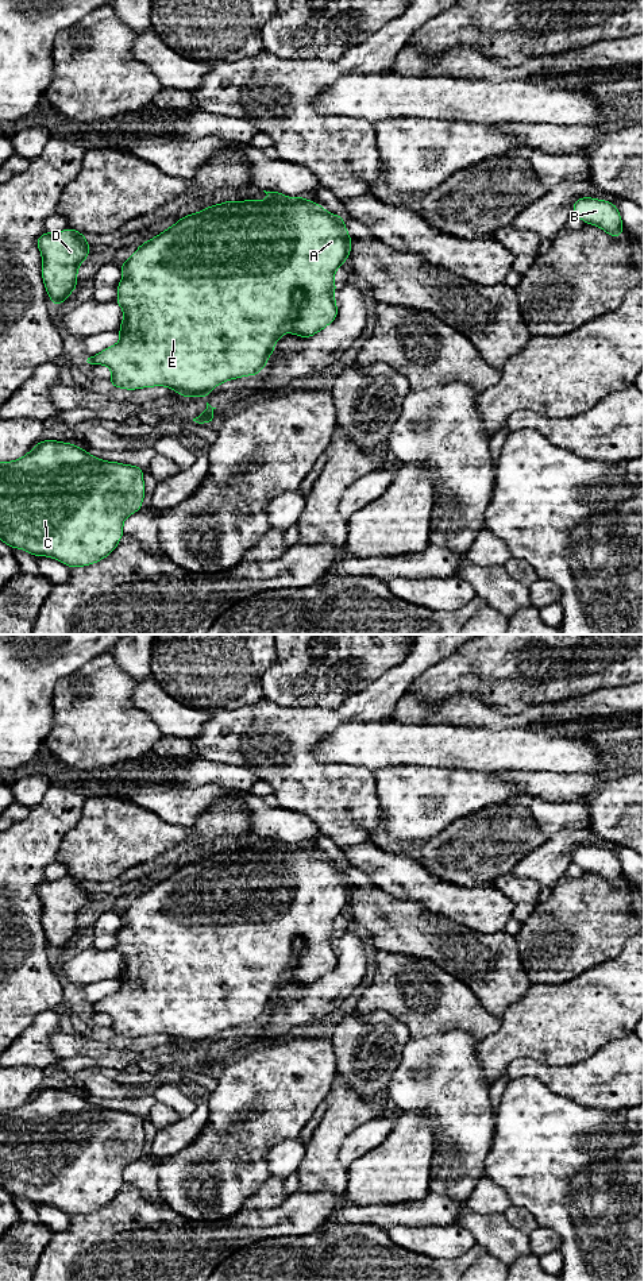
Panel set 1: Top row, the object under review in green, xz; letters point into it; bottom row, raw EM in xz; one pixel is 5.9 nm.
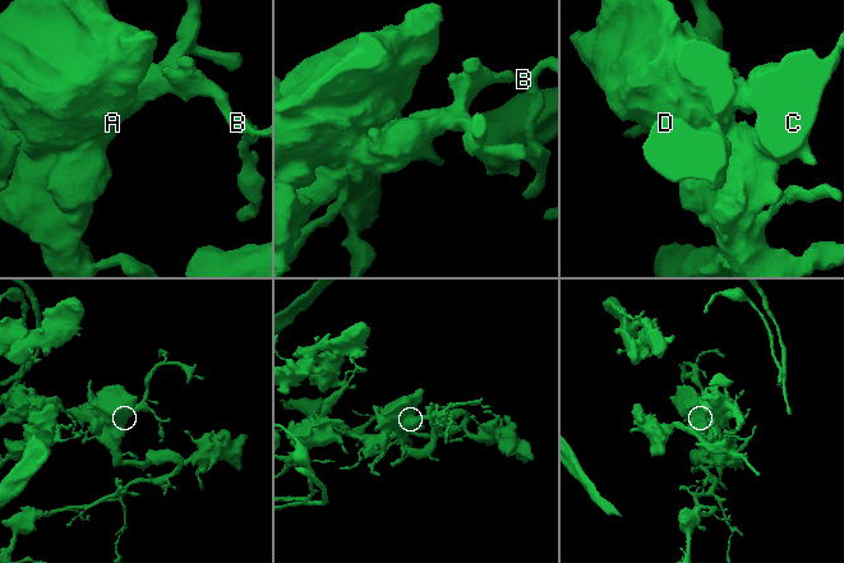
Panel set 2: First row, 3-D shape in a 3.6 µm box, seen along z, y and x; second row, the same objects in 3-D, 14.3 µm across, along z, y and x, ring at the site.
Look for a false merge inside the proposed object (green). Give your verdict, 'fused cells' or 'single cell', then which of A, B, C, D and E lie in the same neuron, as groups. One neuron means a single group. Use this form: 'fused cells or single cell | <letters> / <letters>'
single cell | A B C D E

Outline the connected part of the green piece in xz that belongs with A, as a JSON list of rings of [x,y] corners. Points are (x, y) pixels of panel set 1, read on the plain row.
[[[263,838],[269,845],[265,849],[254,849],[254,848],[246,848],[246,849],[225,849],[219,853],[207,854],[204,858],[186,863],[185,865],[180,867],[173,875],[165,877],[158,884],[150,887],[146,891],[142,891],[139,896],[132,902],[130,907],[127,907],[122,914],[120,918],[123,919],[123,927],[117,933],[117,945],[116,949],[124,961],[124,966],[122,969],[122,973],[119,976],[120,981],[120,989],[109,996],[105,996],[104,999],[88,1006],[88,1011],[90,1012],[105,1012],[112,1018],[112,1025],[109,1026],[109,1030],[115,1035],[127,1037],[127,1038],[135,1038],[140,1035],[151,1035],[151,1034],[167,1034],[171,1038],[177,1039],[178,1042],[184,1045],[207,1045],[213,1035],[217,1033],[231,1029],[234,1026],[247,1025],[247,1023],[258,1023],[261,1018],[266,1014],[271,1000],[274,999],[277,988],[285,981],[294,981],[300,985],[311,985],[327,973],[329,973],[336,965],[338,965],[338,954],[335,950],[335,937],[336,931],[333,929],[335,919],[343,912],[346,907],[350,906],[350,898],[351,898],[351,884],[348,883],[346,873],[344,873],[344,865],[336,864],[325,858],[321,853],[315,852],[311,848],[306,848],[304,845],[290,846],[279,840],[266,840]]]

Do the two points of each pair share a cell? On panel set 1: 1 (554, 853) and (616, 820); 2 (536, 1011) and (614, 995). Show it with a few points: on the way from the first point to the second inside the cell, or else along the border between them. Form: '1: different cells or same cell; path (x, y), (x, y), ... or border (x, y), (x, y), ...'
1: different cells; border (589, 826), (604, 838)
2: same cell; path (555, 1011), (589, 1011), (596, 1007)

